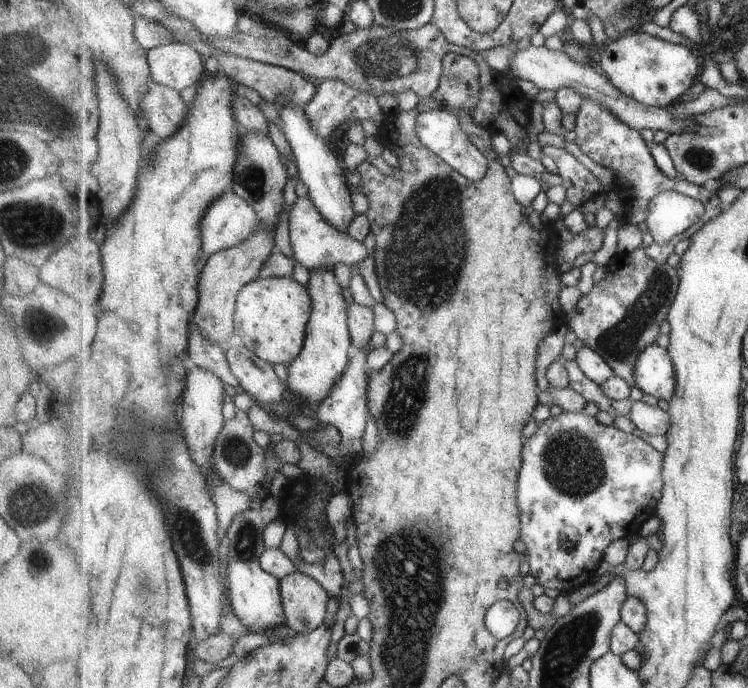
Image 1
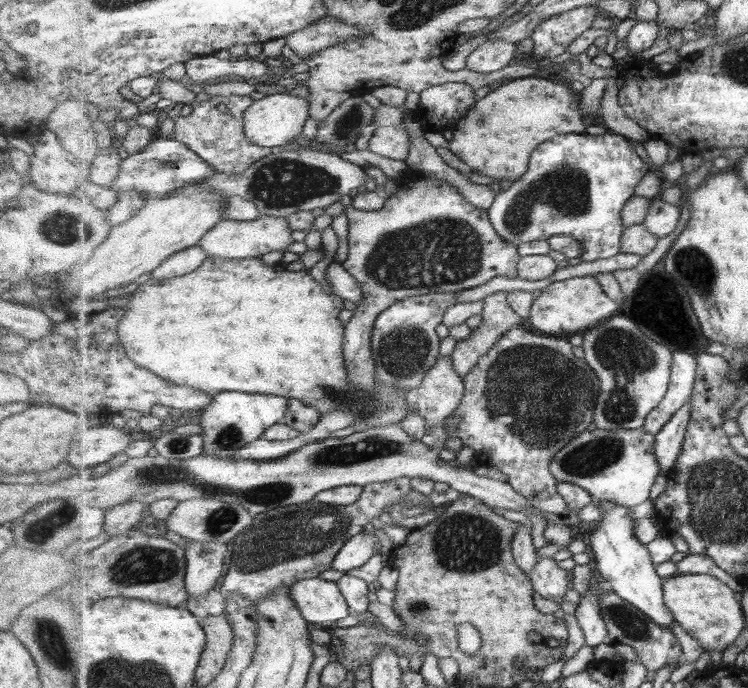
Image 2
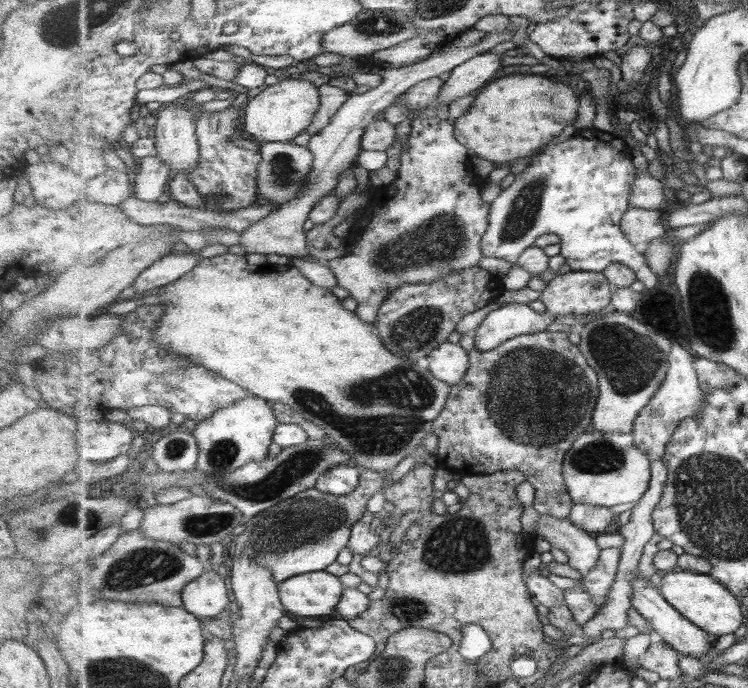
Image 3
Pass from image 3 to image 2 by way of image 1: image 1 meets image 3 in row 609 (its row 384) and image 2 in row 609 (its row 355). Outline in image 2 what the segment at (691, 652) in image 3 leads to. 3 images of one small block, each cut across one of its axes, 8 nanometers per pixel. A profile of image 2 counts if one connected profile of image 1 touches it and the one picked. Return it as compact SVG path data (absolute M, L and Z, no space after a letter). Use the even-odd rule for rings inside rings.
M598 502L603 509L601 525L590 531L588 551L596 564L596 570L605 578L609 586L627 602L641 609L657 624L673 630L675 614L669 610L664 600L663 577L657 574L657 568L650 550L635 535L635 522L631 508L618 506L614 502Z

